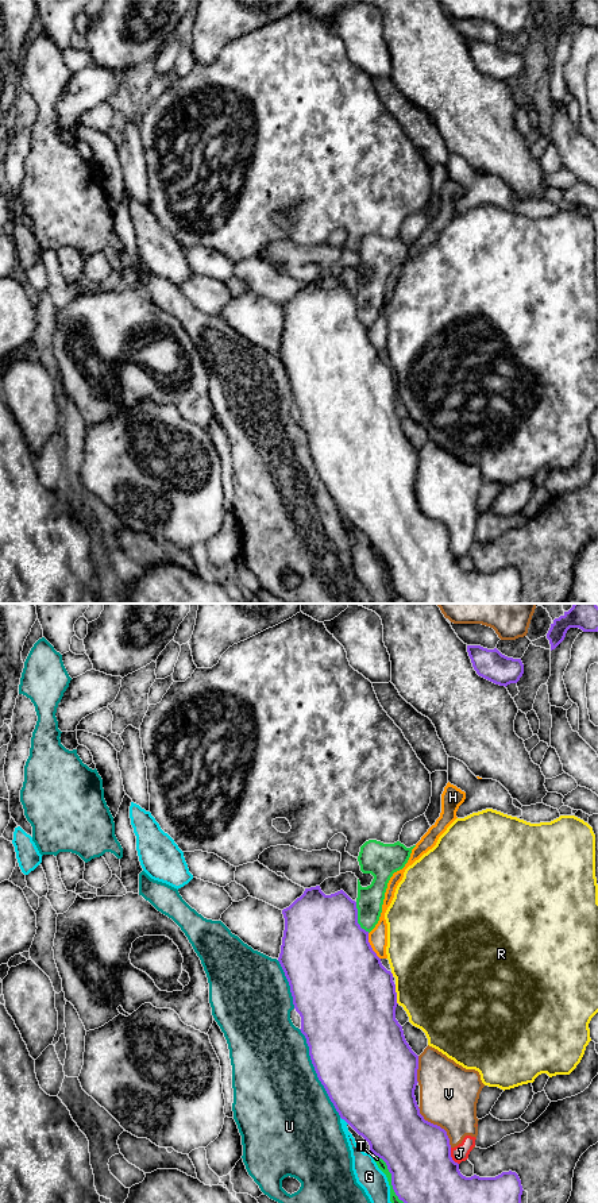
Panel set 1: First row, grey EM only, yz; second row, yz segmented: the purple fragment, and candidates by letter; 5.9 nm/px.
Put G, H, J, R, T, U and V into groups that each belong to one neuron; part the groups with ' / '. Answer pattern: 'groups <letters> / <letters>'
groups G / H / J V / R / T / U

